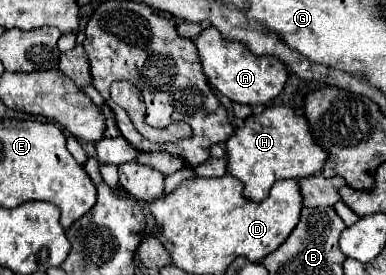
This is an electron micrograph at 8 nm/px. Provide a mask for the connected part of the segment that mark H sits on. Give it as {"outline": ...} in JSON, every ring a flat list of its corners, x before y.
{"outline":[[285,105,267,107,261,113,249,115,243,127,235,129,227,139,225,151,227,171,245,185,243,195,251,201,263,201,279,179,301,179,321,173,323,161,327,159,327,153,313,141,305,115,297,115]]}

